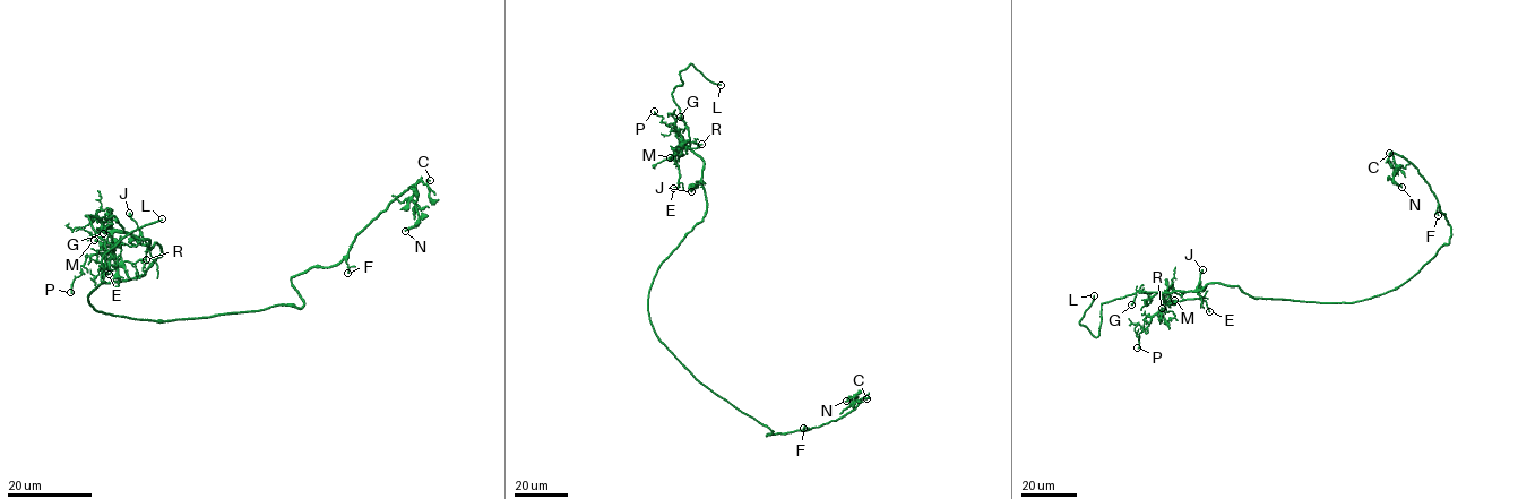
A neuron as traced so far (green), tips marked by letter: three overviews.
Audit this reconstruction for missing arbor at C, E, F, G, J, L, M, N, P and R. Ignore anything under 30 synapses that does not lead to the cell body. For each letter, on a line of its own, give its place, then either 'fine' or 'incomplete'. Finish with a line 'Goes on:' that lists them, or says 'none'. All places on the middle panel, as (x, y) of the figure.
C: at (867, 398); fine
E: at (673, 188); fine
F: at (803, 428); fine
G: at (680, 117); fine
J: at (691, 191); fine
L: at (721, 85); incomplete
M: at (670, 157); fine
N: at (846, 401); fine
P: at (654, 111); fine
R: at (701, 144); fine
Goes on: L

